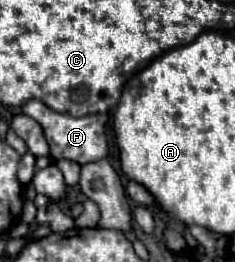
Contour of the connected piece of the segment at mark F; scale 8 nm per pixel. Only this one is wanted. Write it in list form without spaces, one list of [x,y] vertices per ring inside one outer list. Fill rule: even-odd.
[[[31,99],[23,105],[23,113],[33,117],[45,133],[45,139],[49,143],[49,153],[55,161],[59,159],[69,159],[79,165],[103,159],[107,155],[107,137],[105,137],[105,125],[107,125],[107,115],[85,115],[85,117],[71,117],[67,113],[57,113],[49,109],[45,103]]]

